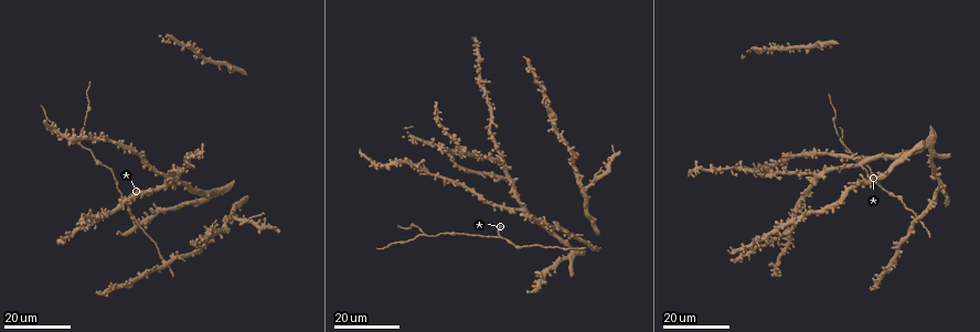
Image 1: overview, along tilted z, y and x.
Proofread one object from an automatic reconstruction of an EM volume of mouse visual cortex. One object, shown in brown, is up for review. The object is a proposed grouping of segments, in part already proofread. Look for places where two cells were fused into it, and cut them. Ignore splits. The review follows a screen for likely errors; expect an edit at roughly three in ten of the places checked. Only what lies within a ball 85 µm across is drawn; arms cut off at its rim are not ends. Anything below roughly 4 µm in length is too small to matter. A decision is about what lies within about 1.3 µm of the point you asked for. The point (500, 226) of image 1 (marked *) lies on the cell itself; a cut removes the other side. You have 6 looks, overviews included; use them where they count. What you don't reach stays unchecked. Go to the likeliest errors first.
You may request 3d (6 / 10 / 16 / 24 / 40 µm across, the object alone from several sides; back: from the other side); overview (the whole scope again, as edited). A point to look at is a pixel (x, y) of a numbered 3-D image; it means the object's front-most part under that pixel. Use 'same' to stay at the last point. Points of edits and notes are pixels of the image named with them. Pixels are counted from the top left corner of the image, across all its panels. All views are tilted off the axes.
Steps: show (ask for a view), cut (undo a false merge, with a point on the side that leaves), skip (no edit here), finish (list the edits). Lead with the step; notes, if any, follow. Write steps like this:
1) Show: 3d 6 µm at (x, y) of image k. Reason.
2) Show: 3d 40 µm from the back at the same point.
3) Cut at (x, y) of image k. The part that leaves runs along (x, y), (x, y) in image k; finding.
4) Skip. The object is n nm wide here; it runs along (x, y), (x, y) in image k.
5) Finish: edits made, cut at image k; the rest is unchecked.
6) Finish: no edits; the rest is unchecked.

Show: 3d 16 µm at (78, 142) of image 1. A fork.

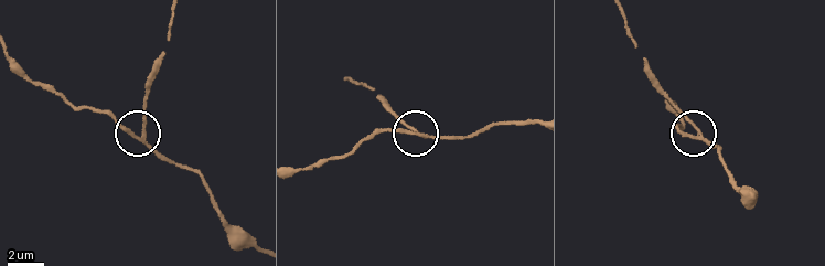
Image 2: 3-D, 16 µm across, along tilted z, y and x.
Show: 3d 10 µm at (696, 131) of image 2.

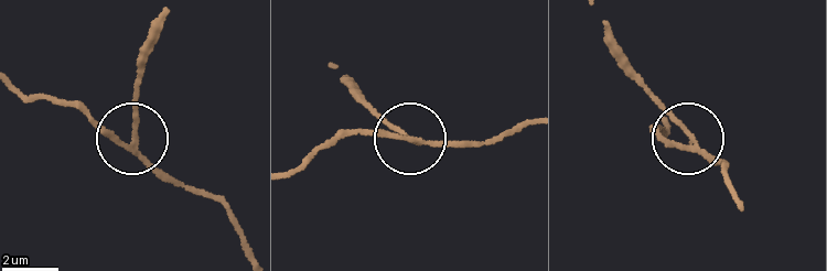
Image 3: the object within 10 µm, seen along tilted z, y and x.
Skip. 3 arms meet here; it runs along (524, 122), (482, 140), (341, 132) in image 3; all the same cell.

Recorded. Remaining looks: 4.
Show: 3d 24 µm at (596, 174) of image 1.

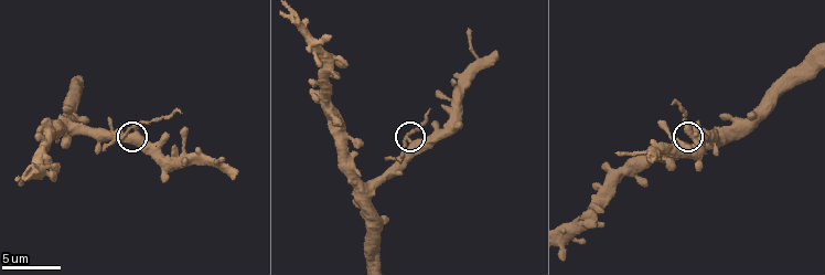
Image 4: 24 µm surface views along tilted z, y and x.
Show: 3d 10 µm at (413, 141) of image 4. Zoom in.

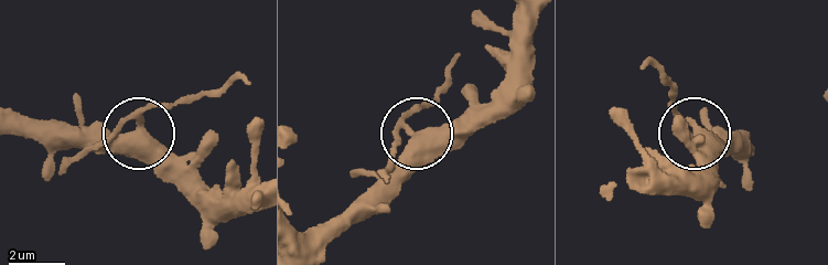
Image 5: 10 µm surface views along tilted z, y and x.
Cut at (106, 145) of image 5. The part that leaves runs along (141, 117), (235, 81), (245, 83) in image 5; two cells meet here.

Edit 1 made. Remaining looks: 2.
Finish: edits made, cut at image 5; the rest is unchecked.

